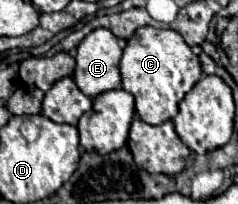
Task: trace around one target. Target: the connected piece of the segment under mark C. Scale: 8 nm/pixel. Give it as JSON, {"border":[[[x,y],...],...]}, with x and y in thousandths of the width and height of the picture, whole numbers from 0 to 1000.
{"border":[[[592,132],[534,201],[500,309],[517,436],[567,475],[576,564],[626,613],[676,613],[744,564],[744,515],[845,377],[836,279],[727,142]]]}

